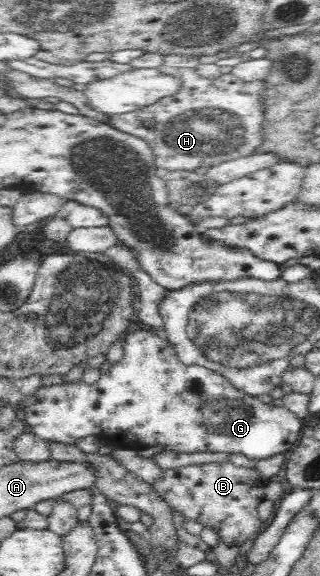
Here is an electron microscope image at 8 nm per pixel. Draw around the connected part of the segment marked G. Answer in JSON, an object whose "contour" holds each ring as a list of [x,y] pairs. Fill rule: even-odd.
{"contour":[[[133,326],[129,333],[125,334],[123,344],[124,355],[119,362],[113,363],[108,372],[101,375],[101,378],[94,385],[87,385],[76,382],[63,382],[59,385],[51,387],[41,387],[38,393],[24,404],[21,410],[20,418],[27,426],[28,430],[40,439],[51,443],[63,443],[64,445],[76,445],[76,442],[86,436],[99,435],[114,436],[114,435],[135,435],[137,443],[146,444],[145,448],[151,445],[167,446],[168,450],[178,453],[227,453],[241,454],[252,460],[267,459],[279,453],[288,453],[299,440],[301,434],[302,421],[299,420],[289,409],[285,407],[276,407],[275,405],[261,403],[259,399],[250,397],[245,393],[235,389],[223,375],[213,373],[201,365],[185,365],[179,361],[173,347],[165,340],[159,338],[152,330],[145,330]]]}

